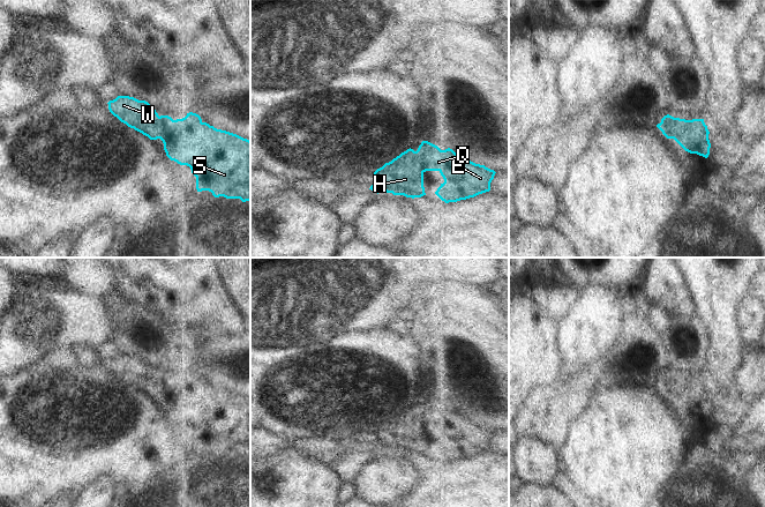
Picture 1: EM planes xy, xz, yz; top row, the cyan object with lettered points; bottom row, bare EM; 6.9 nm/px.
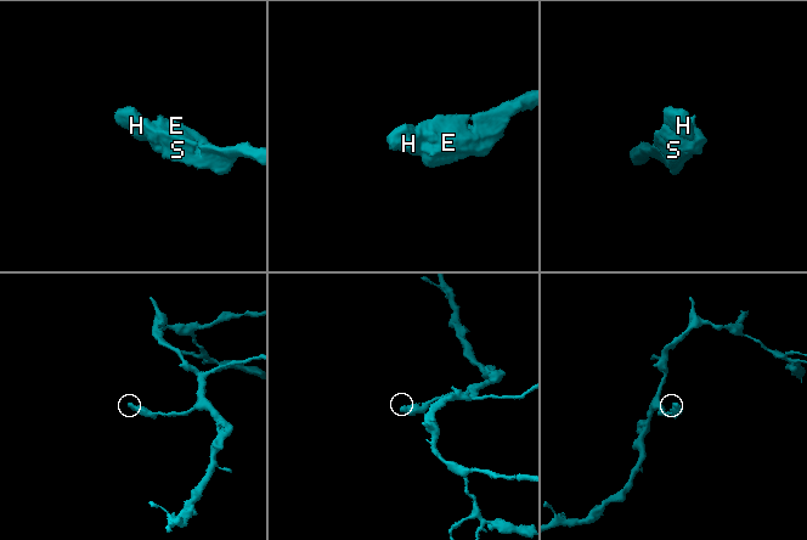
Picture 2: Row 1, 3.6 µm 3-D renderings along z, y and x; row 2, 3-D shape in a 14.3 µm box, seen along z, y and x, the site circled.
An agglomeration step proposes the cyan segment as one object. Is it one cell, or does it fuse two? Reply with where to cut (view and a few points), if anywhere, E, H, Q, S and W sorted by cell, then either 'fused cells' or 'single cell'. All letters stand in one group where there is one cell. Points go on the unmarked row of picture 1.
no cut | E H Q S W | single cell

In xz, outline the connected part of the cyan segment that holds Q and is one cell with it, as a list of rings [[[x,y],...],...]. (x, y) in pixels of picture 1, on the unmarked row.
[[[422,400],[418,409],[407,408],[374,431],[377,441],[369,448],[406,456],[426,454],[423,432],[438,430],[444,441],[435,453],[445,462],[474,456],[490,449],[495,430],[463,417],[452,408],[441,409]]]

